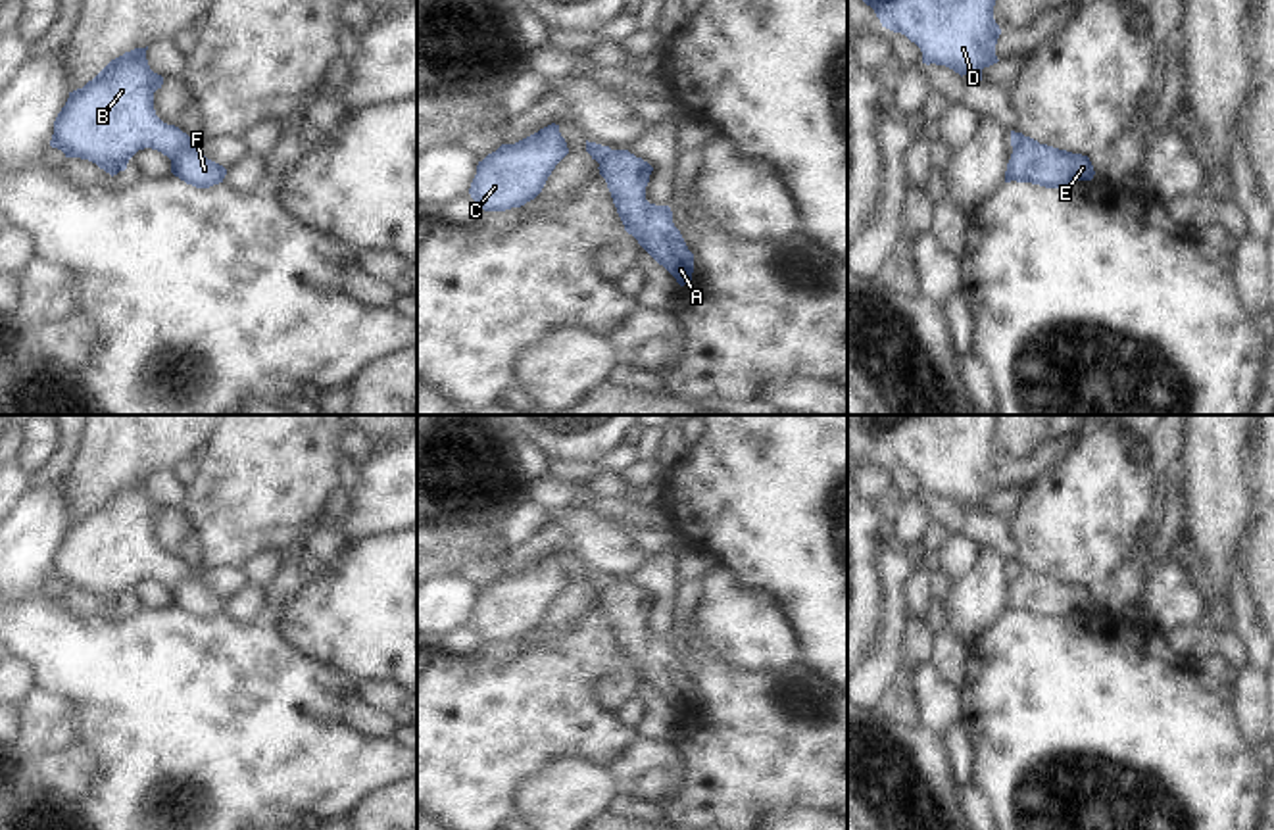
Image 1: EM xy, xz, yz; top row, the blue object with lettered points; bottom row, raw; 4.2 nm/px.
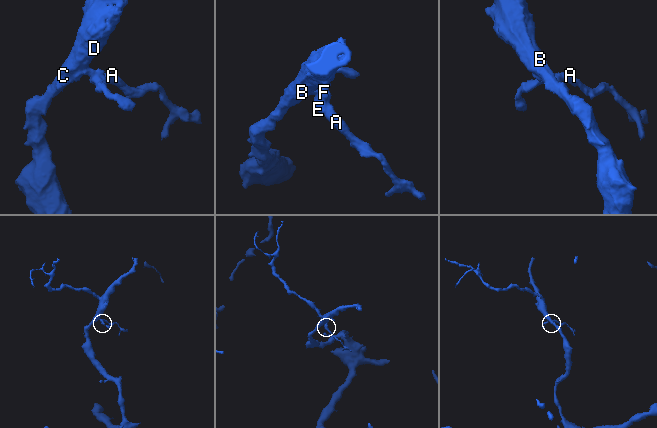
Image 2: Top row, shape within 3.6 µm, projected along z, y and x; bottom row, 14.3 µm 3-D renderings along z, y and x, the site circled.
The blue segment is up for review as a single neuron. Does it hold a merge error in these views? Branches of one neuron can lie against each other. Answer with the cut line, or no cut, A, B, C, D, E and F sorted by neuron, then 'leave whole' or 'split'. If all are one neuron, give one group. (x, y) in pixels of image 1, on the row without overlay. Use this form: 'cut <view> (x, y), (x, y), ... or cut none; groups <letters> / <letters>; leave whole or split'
cut xy (191, 567), (171, 590); groups A E F / B C D; split

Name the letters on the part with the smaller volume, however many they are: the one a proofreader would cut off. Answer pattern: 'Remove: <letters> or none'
Remove: A, E, F

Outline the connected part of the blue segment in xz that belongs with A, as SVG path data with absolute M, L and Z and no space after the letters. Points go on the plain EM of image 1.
M613 580L600 590L600 605L605 609L625 661L663 696L680 717L692 711L694 684L673 653L669 636L646 630L646 617L653 598L628 580Z

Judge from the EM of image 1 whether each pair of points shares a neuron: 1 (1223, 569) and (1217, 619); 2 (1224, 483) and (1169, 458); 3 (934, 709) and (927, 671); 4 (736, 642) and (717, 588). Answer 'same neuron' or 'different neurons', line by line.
1: different neurons
2: different neurons
3: same neuron
4: same neuron

